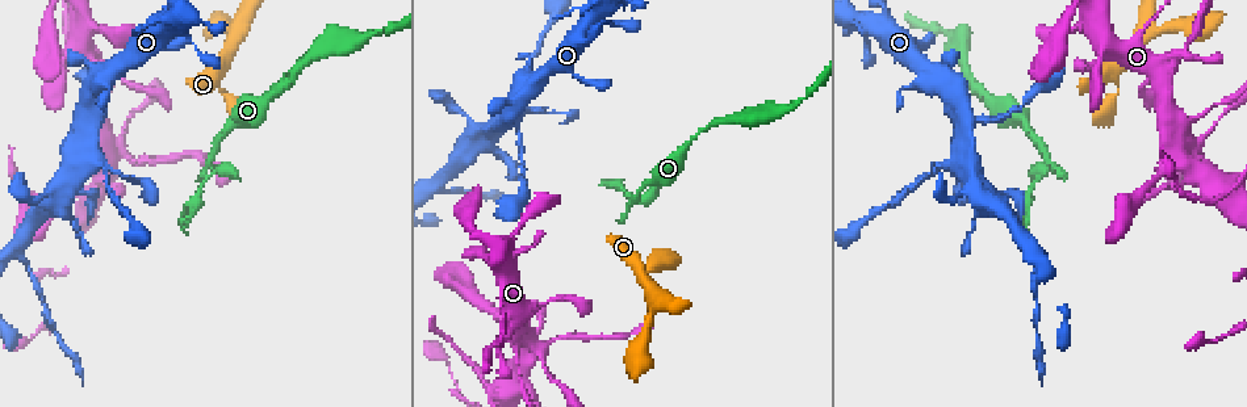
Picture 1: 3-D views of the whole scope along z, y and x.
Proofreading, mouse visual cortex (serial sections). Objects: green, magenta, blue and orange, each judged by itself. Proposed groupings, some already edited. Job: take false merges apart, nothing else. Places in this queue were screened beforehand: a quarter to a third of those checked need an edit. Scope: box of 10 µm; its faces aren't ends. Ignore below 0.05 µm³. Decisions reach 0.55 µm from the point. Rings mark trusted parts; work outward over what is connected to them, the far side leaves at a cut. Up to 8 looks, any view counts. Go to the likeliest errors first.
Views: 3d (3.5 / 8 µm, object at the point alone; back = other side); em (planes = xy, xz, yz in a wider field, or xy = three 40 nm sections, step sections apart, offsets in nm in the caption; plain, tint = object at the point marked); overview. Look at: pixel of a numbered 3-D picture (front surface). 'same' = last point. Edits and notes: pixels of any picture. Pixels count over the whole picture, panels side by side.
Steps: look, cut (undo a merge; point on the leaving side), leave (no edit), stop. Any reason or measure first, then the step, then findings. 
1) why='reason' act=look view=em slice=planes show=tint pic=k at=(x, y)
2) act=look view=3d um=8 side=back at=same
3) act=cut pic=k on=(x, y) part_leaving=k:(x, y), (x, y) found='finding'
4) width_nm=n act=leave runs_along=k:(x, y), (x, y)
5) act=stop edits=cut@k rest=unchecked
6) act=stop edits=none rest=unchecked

why='narrows sharply' act=look view=3d um=8 side=back pic=1 at=(1048, 171)

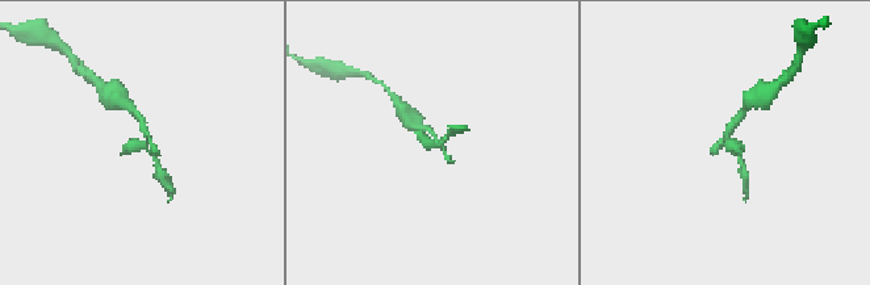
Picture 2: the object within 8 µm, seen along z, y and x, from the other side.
why='closer look' act=look view=3d um=3.5 at=same

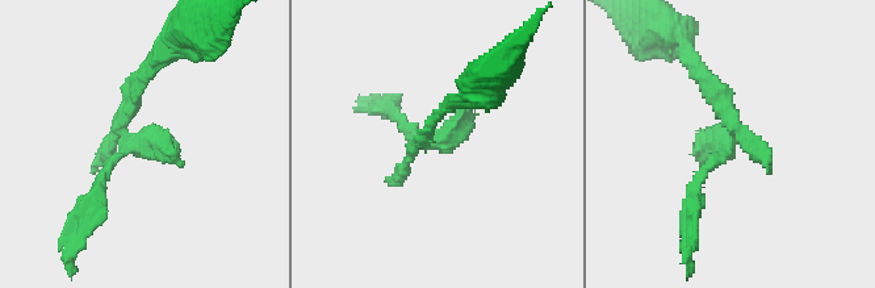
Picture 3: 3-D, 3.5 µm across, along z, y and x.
act=look view=em slice=xy step=5 show=tint pic=3 at=(128, 143)

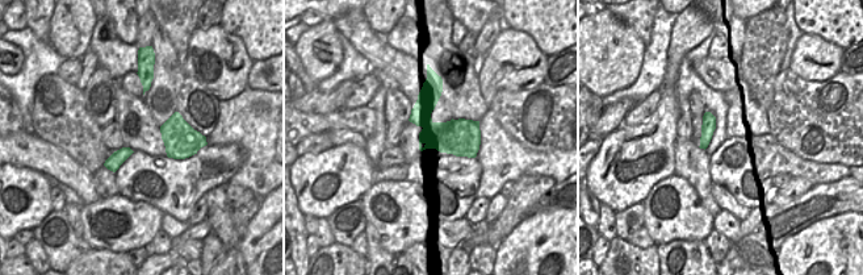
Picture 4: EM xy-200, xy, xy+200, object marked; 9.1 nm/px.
act=leave found='one cell here'

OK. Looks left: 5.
act=look view=3d um=8 pic=1 at=(493, 346)

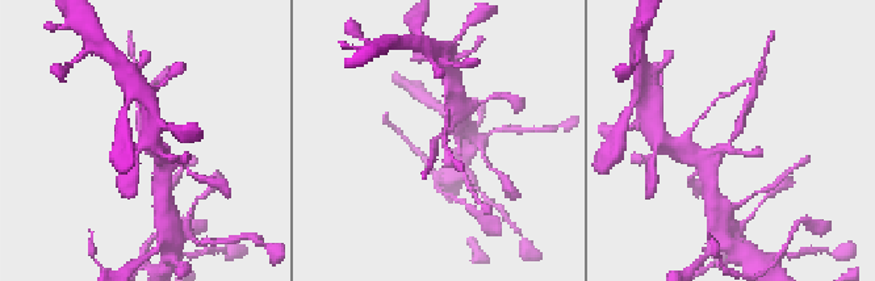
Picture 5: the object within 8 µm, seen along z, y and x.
why='zoom in' act=look view=3d um=3.5 side=back at=same

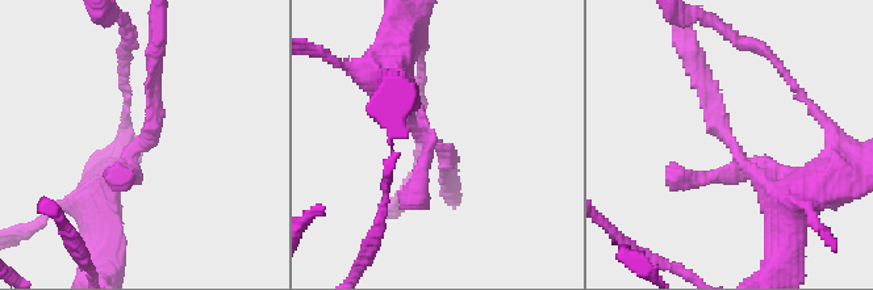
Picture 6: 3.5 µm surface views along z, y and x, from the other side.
why='shape alone is not enough' act=look view=em slice=planes show=tint pic=6 at=(731, 143)

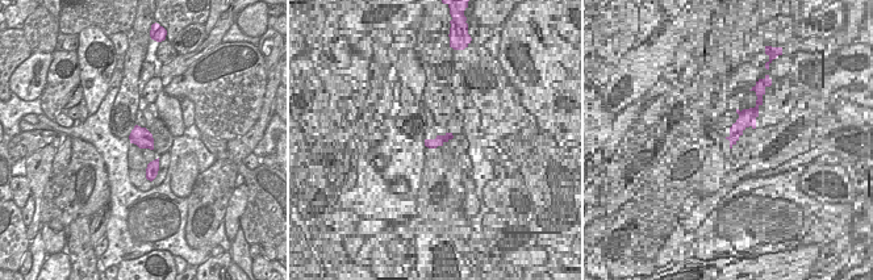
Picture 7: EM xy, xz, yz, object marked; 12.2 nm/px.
act=cut pic=6 on=(154, 106) part_leaving=6:(141, 142), (153, 129), (153, 41) found='a second cell is stuck on'

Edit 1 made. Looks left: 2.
act=stop edits=cut@6 rest=unchecked

